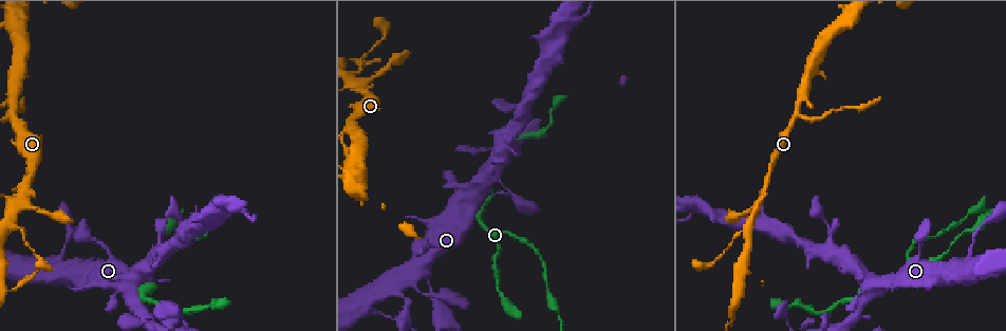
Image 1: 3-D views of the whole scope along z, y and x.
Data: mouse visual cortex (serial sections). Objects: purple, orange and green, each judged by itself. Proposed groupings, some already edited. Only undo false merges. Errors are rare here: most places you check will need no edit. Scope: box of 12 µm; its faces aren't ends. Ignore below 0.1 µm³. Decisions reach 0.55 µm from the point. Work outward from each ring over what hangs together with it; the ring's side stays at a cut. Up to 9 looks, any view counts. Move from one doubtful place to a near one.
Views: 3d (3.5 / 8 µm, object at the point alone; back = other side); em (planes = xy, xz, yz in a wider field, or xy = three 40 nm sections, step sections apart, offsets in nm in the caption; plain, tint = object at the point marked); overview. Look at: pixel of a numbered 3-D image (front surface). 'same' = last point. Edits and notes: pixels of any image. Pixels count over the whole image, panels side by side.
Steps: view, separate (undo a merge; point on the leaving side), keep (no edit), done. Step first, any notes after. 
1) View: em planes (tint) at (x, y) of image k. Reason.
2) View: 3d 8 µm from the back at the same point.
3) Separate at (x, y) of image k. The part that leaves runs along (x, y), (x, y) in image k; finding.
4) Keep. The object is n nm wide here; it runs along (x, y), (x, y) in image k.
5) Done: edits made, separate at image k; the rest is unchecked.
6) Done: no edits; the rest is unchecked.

View: 3d 3.5 µm at (559, 316) of image 1. Thin neck.

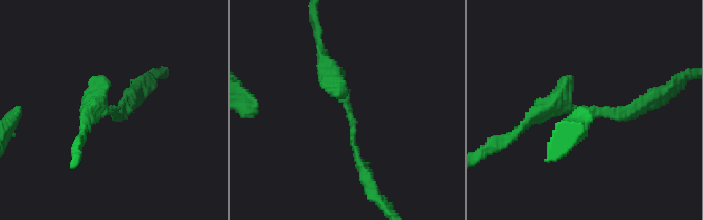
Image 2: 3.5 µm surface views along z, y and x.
View: em xy step 1 (tint) at (346, 116) of image 2. The arms are 150, 250 nm wide.

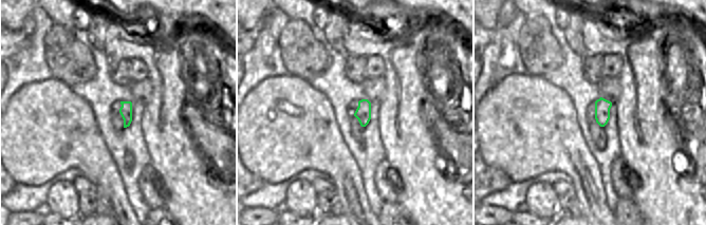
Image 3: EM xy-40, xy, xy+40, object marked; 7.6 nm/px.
Keep. It runs along (321, 55), (348, 109), (351, 142), (361, 160) in image 2; all the same cell.

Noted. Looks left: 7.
View: 3d 3.5 µm at (384, 314) of image 1. Thick turns thin.

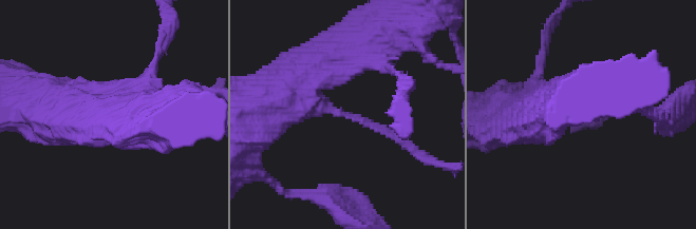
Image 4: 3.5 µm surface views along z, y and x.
View: em xy step 3 (tint) at (349, 114) of image 4. Now the EM.

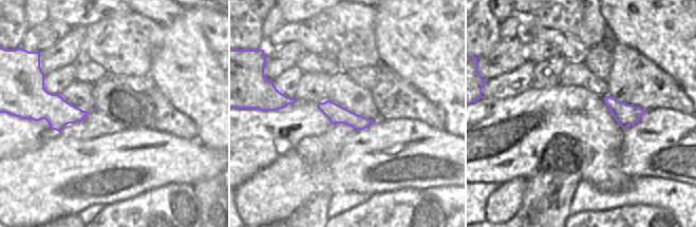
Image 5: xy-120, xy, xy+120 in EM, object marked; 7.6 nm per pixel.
Keep. The arms are 100, 500 nm wide; it runs along (307, 75), (314, 99), (411, 148) in image 4; continuous, no second cell.

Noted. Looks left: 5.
View: 3d 3.5 µm at (183, 318) of image 1. Thick turns thin.

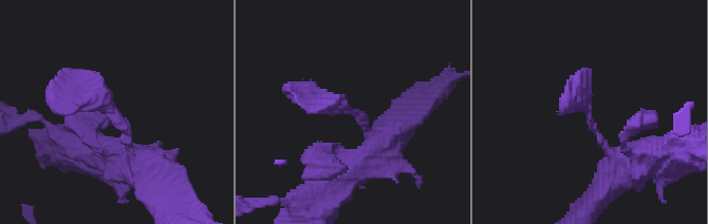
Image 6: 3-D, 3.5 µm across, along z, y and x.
View: em xy step 1 (tint) at (355, 112) of image 6.

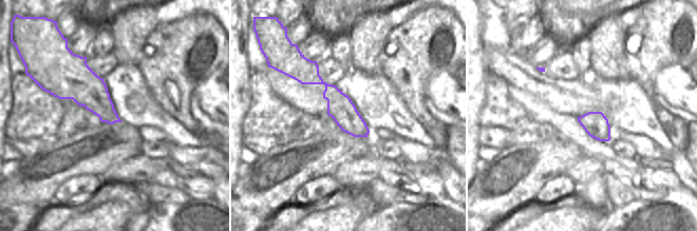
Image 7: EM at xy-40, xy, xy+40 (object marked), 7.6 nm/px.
Keep. It runs along (302, 64), (364, 134) in image 7; one cell here.

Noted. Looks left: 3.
View: 3d 3.5 µm from the back at (361, 86) of image 1. Thin arm on a thick one.

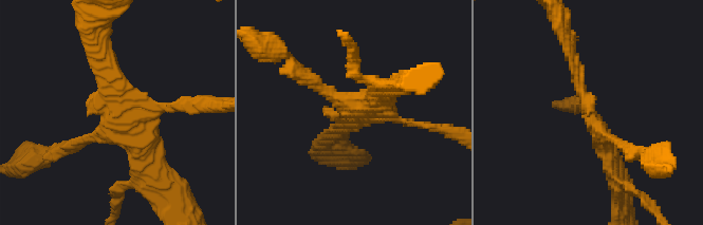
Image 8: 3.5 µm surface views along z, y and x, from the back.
Keep. 4 arms meet here; the arms are 100, 150, 200, 300 nm wide; it runs along (97, 58), (155, 172) in image 8; continuous, no second cell.

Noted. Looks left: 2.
Done: no edits; the rest is unchecked.

